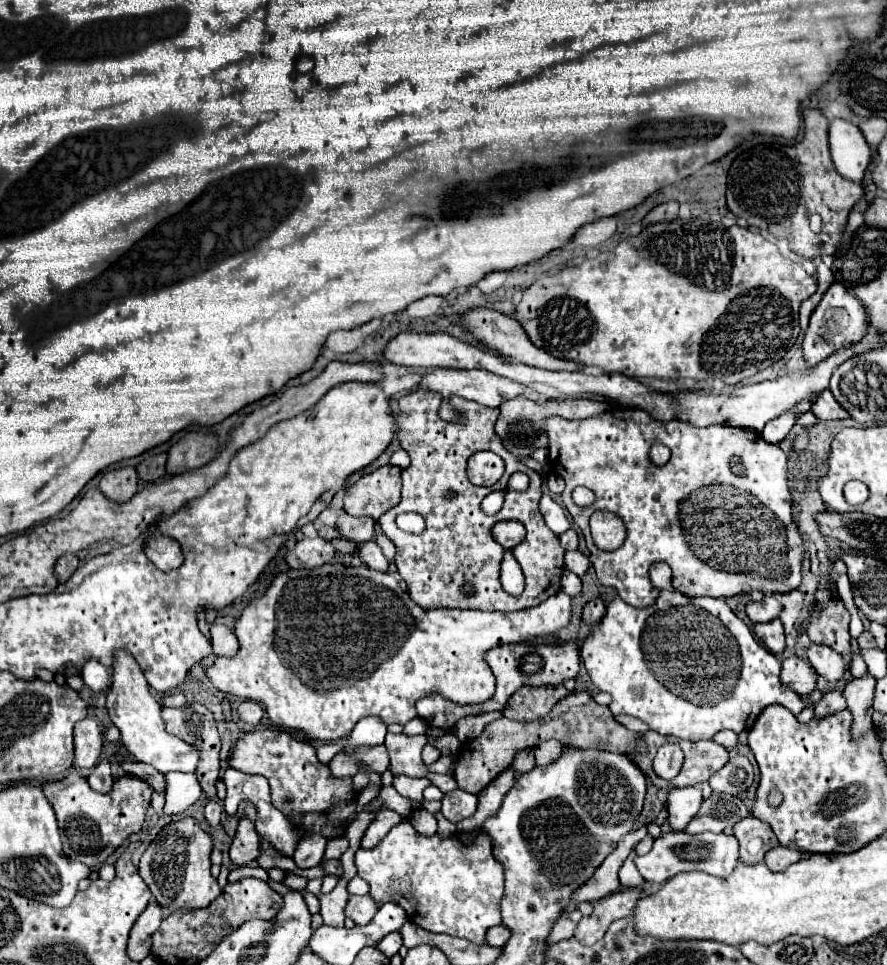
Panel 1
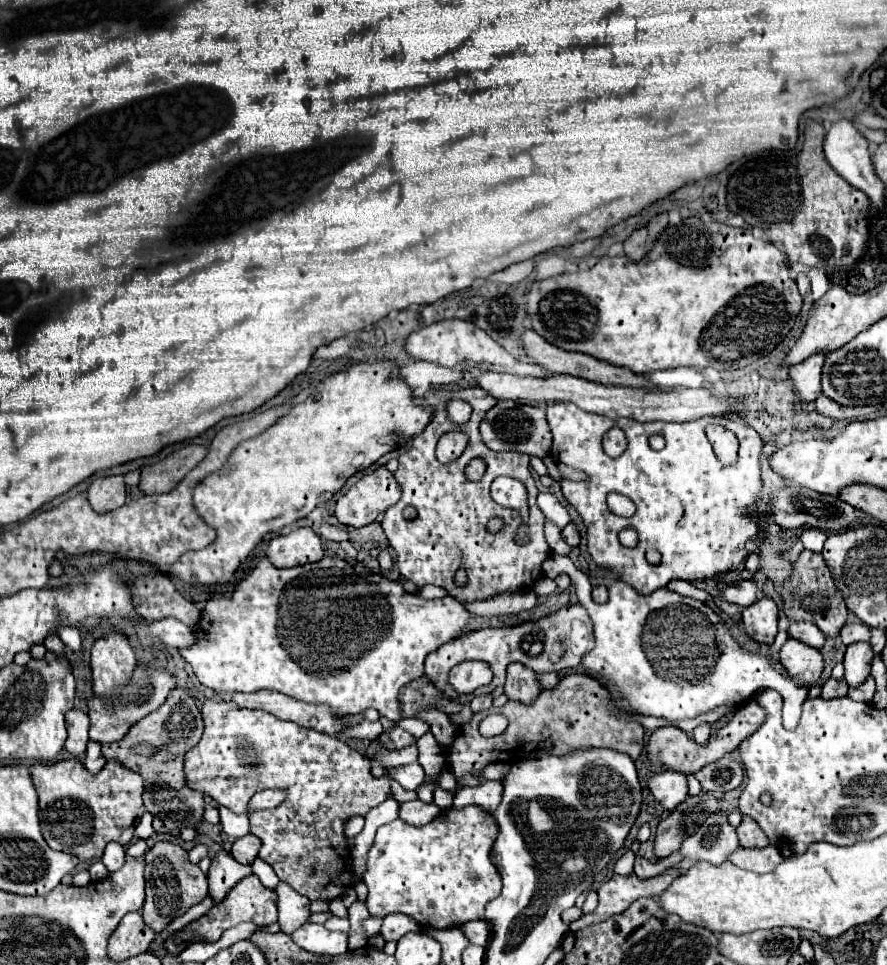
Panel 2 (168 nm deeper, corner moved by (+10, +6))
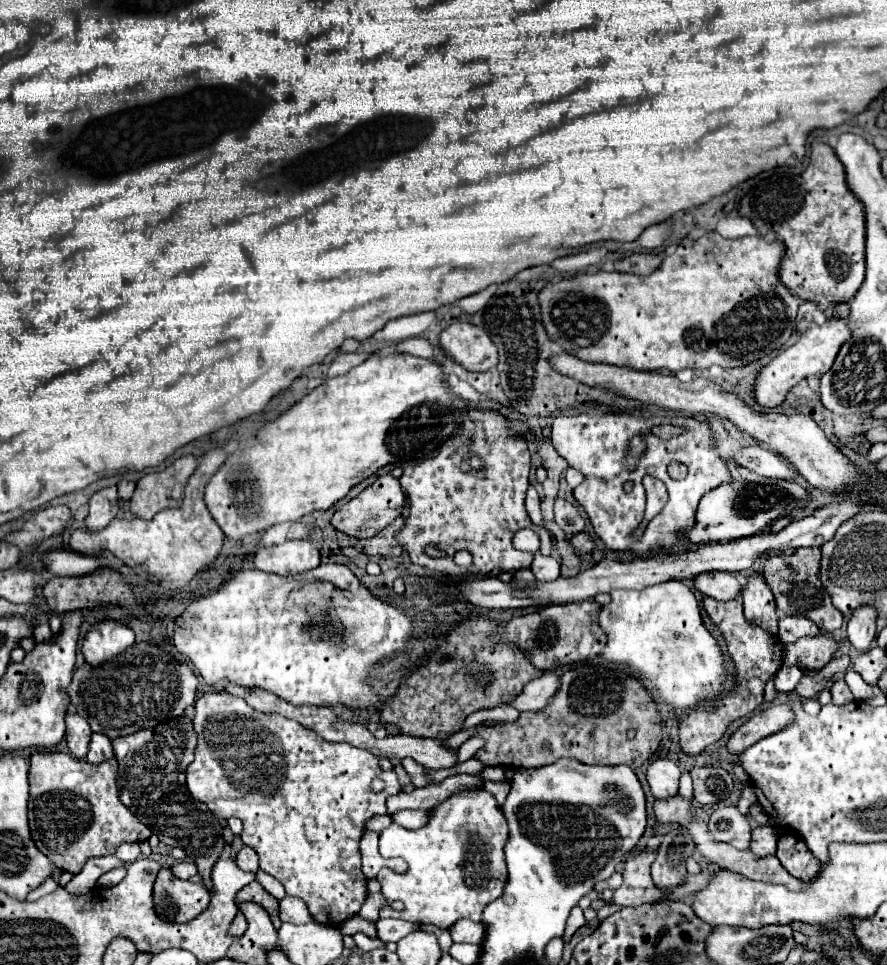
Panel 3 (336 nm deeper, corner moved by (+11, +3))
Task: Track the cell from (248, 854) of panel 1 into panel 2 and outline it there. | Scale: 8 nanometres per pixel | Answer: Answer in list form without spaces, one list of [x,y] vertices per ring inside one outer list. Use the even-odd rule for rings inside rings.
[[[249,833],[249,835],[245,835],[245,837],[241,837],[241,839],[237,839],[237,841],[233,843],[231,855],[233,855],[239,863],[243,863],[243,865],[251,865],[253,859],[257,857],[259,849],[261,849],[261,839],[257,839],[255,835]]]

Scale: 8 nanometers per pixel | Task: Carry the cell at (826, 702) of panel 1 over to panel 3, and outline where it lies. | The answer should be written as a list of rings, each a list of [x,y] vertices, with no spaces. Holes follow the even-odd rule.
[[[842,676],[832,684],[830,692],[832,692],[832,702],[834,702],[834,704],[848,704],[848,702],[854,700],[854,698],[852,698],[852,692],[850,692],[850,688],[846,686],[846,682],[844,682]]]

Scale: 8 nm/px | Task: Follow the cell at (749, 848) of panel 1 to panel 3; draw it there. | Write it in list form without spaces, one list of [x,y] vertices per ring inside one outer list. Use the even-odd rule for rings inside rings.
[[[758,826],[752,830],[752,844],[750,844],[750,850],[756,854],[756,856],[770,856],[776,852],[776,844],[778,844],[778,838],[780,834],[770,826]]]

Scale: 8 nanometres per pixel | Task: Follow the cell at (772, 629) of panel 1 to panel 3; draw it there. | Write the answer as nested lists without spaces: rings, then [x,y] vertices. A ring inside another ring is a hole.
[[[760,574],[748,576],[748,582],[742,586],[740,594],[744,600],[746,618],[758,624],[760,628],[764,628],[766,632],[776,634],[776,628],[778,628],[776,604],[766,580]]]

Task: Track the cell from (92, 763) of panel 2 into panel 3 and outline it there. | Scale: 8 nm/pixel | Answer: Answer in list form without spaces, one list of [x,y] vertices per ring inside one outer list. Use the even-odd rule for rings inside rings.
[[[94,734],[92,740],[90,740],[90,752],[88,752],[86,758],[88,758],[88,762],[92,762],[92,764],[102,764],[102,762],[114,758],[110,738],[104,736],[104,734]]]

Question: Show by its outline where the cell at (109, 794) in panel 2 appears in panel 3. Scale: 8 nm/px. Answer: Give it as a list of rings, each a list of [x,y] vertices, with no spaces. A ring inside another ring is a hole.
[[[32,752],[30,756],[30,800],[28,800],[28,822],[30,834],[36,848],[52,860],[52,864],[60,870],[78,874],[88,858],[114,854],[116,848],[124,842],[144,842],[152,836],[150,828],[146,828],[118,798],[116,788],[116,770],[118,762],[106,760],[98,766],[86,762],[84,758],[76,758],[64,752]]]

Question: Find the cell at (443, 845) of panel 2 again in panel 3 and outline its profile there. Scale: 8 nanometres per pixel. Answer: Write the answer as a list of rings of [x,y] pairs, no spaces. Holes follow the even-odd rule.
[[[484,788],[460,790],[446,798],[442,804],[430,810],[428,822],[418,830],[406,830],[398,824],[390,824],[380,834],[380,854],[382,858],[400,856],[408,862],[408,872],[396,874],[390,868],[382,868],[378,872],[378,880],[382,884],[382,894],[388,902],[402,902],[402,910],[394,910],[392,906],[384,906],[380,910],[380,918],[398,918],[414,924],[434,924],[438,928],[450,928],[460,918],[468,918],[480,922],[482,910],[486,904],[502,896],[504,884],[508,880],[508,868],[504,858],[504,844],[508,840],[508,824],[506,818],[496,804],[494,796]]]

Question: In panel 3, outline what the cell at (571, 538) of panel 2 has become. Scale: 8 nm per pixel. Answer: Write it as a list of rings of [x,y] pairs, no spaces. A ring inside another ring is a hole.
[[[580,532],[580,534],[572,536],[570,542],[572,542],[572,546],[574,546],[578,552],[584,552],[584,554],[590,554],[590,552],[594,550],[594,542],[592,542],[592,538],[590,538],[586,532]]]

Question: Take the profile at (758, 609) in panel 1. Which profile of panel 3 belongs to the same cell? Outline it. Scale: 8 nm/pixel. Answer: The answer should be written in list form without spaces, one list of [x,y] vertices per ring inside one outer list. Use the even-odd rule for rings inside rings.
[[[704,572],[694,578],[694,586],[716,600],[734,600],[740,596],[740,580],[732,572]]]

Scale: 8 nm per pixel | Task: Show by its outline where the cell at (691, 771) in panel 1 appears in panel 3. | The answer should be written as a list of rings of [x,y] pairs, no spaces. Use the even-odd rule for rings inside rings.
[[[772,704],[756,714],[752,714],[728,740],[728,752],[742,754],[746,748],[756,744],[758,740],[784,730],[788,724],[794,722],[792,706]]]

